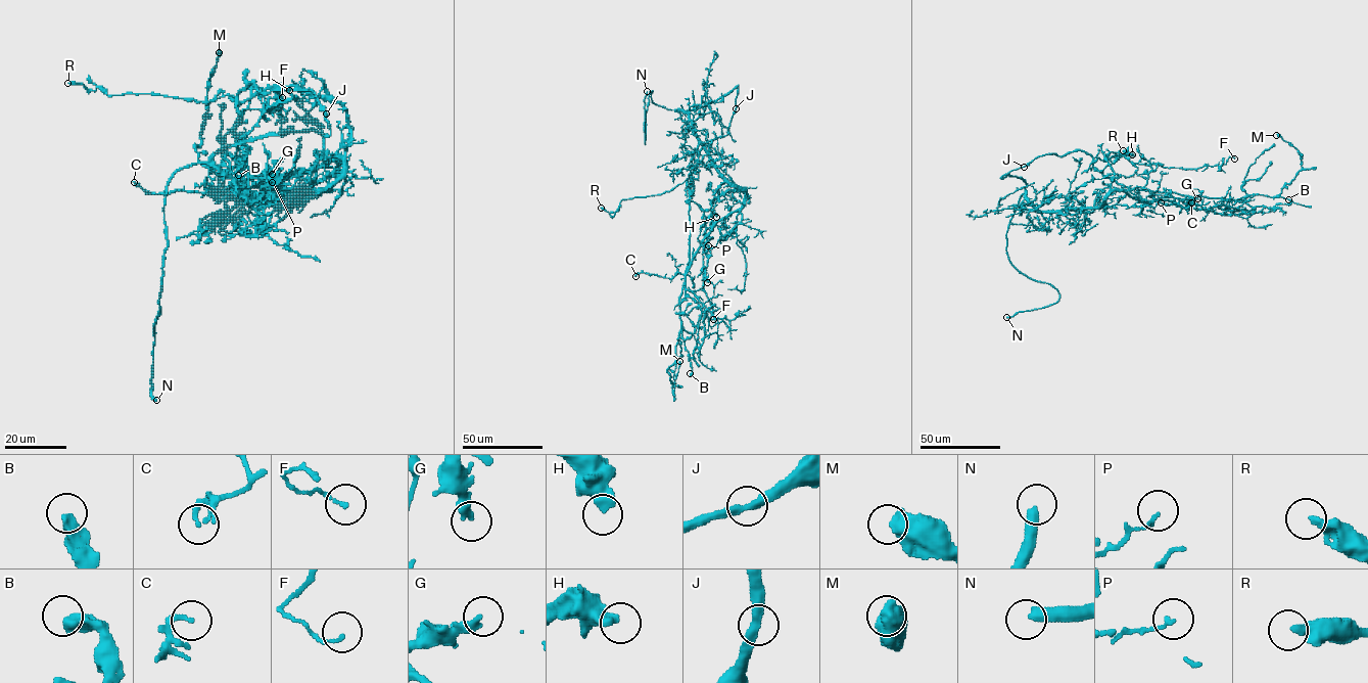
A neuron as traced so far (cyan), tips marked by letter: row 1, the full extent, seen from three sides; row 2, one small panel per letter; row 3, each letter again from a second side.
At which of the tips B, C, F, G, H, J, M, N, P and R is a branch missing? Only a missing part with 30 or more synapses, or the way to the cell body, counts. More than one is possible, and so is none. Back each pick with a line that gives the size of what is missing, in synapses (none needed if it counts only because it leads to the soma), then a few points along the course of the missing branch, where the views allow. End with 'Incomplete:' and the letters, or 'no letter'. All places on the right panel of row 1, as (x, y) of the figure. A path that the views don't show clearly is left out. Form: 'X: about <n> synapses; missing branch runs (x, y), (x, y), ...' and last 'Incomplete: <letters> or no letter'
Incomplete: N

